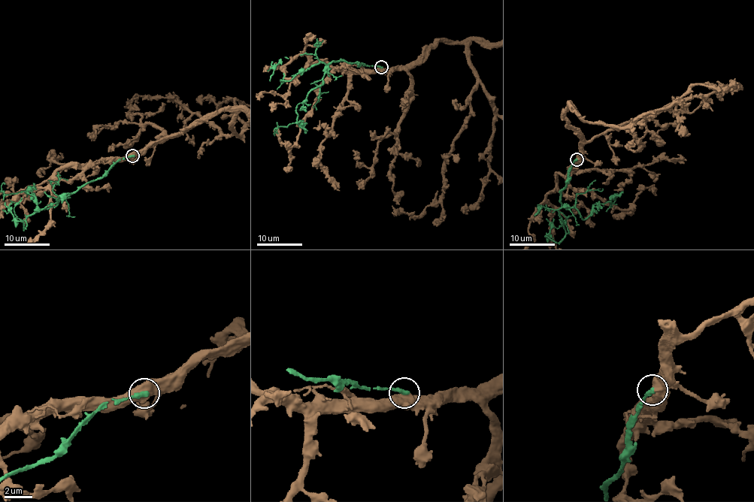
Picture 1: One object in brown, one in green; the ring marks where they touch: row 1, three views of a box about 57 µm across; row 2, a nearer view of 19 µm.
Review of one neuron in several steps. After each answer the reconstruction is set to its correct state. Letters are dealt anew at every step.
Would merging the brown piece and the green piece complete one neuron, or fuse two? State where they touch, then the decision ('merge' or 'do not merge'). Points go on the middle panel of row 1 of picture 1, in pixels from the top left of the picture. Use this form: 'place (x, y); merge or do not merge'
place (381, 67); do not merge

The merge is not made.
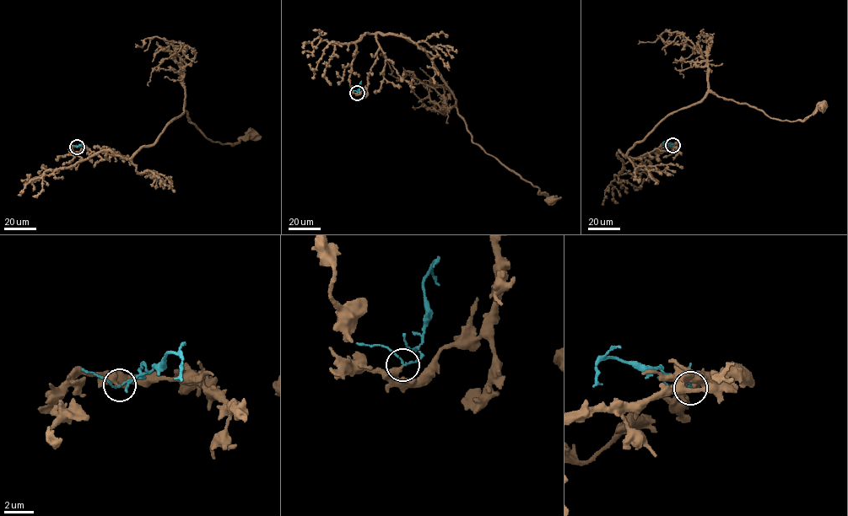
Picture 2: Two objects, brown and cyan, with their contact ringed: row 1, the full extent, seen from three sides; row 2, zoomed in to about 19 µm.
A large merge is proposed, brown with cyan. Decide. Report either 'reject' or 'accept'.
reject

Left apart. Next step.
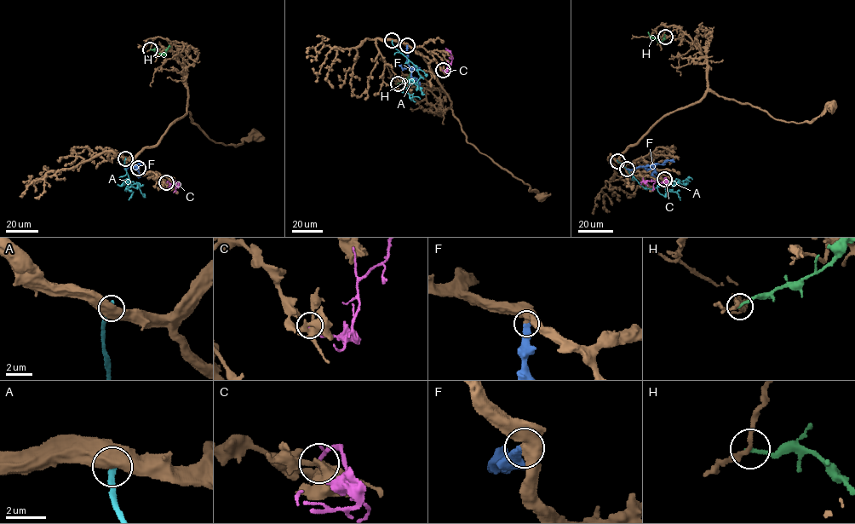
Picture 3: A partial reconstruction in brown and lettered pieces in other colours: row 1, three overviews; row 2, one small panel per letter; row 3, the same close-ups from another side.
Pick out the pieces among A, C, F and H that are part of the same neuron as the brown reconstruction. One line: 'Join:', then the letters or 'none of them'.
Join: F

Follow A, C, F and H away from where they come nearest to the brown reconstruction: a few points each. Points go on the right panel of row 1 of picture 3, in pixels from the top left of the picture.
A: (617, 161), (645, 188), (662, 187), (677, 179), (684, 183), (686, 183), (686, 180), (690, 181)
C: (664, 179), (667, 182), (645, 182), (643, 177)
F: (626, 169), (674, 162)
H: (664, 37), (662, 40), (657, 41), (648, 31)

